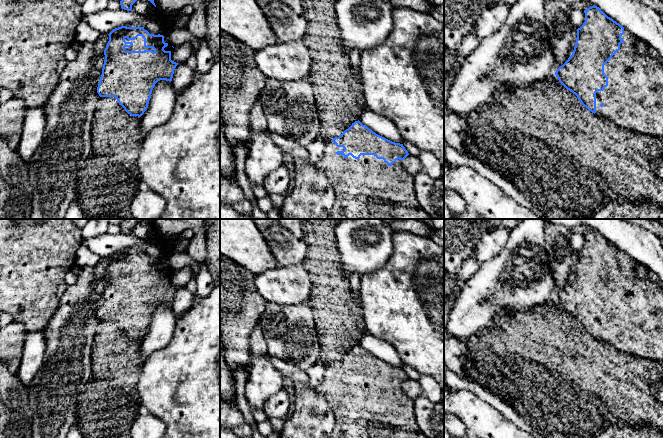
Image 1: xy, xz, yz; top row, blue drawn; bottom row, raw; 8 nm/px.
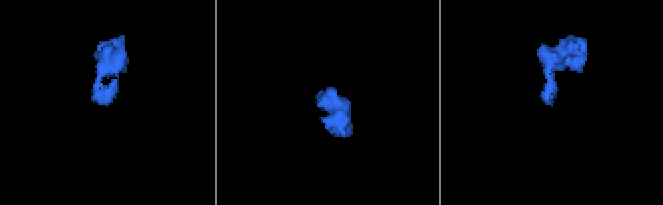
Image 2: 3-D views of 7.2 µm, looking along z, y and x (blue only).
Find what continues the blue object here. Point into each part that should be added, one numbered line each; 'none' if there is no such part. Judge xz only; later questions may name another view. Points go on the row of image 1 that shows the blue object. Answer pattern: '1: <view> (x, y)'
1: xz (366, 188)

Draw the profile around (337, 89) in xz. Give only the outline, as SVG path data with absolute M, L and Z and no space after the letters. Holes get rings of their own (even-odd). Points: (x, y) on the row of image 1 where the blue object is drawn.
M301 0L307 22L306 33L301 41L308 48L312 59L307 80L313 88L321 124L318 138L325 142L328 139L339 137L355 121L358 121L365 108L361 75L354 70L349 53L342 44L335 11L336 1Z

